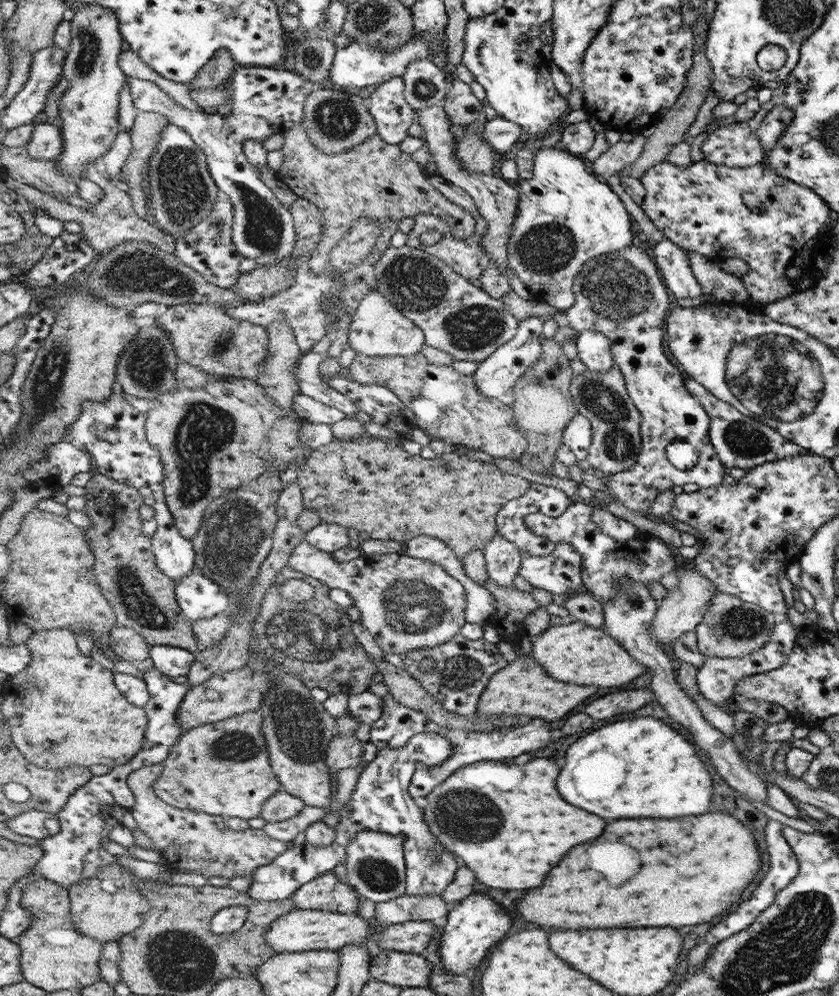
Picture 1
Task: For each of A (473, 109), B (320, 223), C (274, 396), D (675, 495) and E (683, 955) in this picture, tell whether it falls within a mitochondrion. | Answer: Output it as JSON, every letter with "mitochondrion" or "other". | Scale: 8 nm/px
{"A":"other","B":"other","C":"other","D":"other","E":"other"}

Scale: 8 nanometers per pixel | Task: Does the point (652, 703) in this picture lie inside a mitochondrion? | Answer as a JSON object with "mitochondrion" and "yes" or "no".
{"mitochondrion":"no"}

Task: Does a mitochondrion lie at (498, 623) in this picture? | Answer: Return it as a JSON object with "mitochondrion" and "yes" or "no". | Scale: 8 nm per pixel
{"mitochondrion":"no"}

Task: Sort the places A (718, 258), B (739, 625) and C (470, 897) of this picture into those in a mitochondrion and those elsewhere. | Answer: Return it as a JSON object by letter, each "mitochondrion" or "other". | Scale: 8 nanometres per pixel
{"A":"other","B":"mitochondrion","C":"other"}

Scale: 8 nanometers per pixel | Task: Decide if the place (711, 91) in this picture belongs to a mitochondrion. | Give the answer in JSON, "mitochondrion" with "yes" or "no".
{"mitochondrion":"no"}

